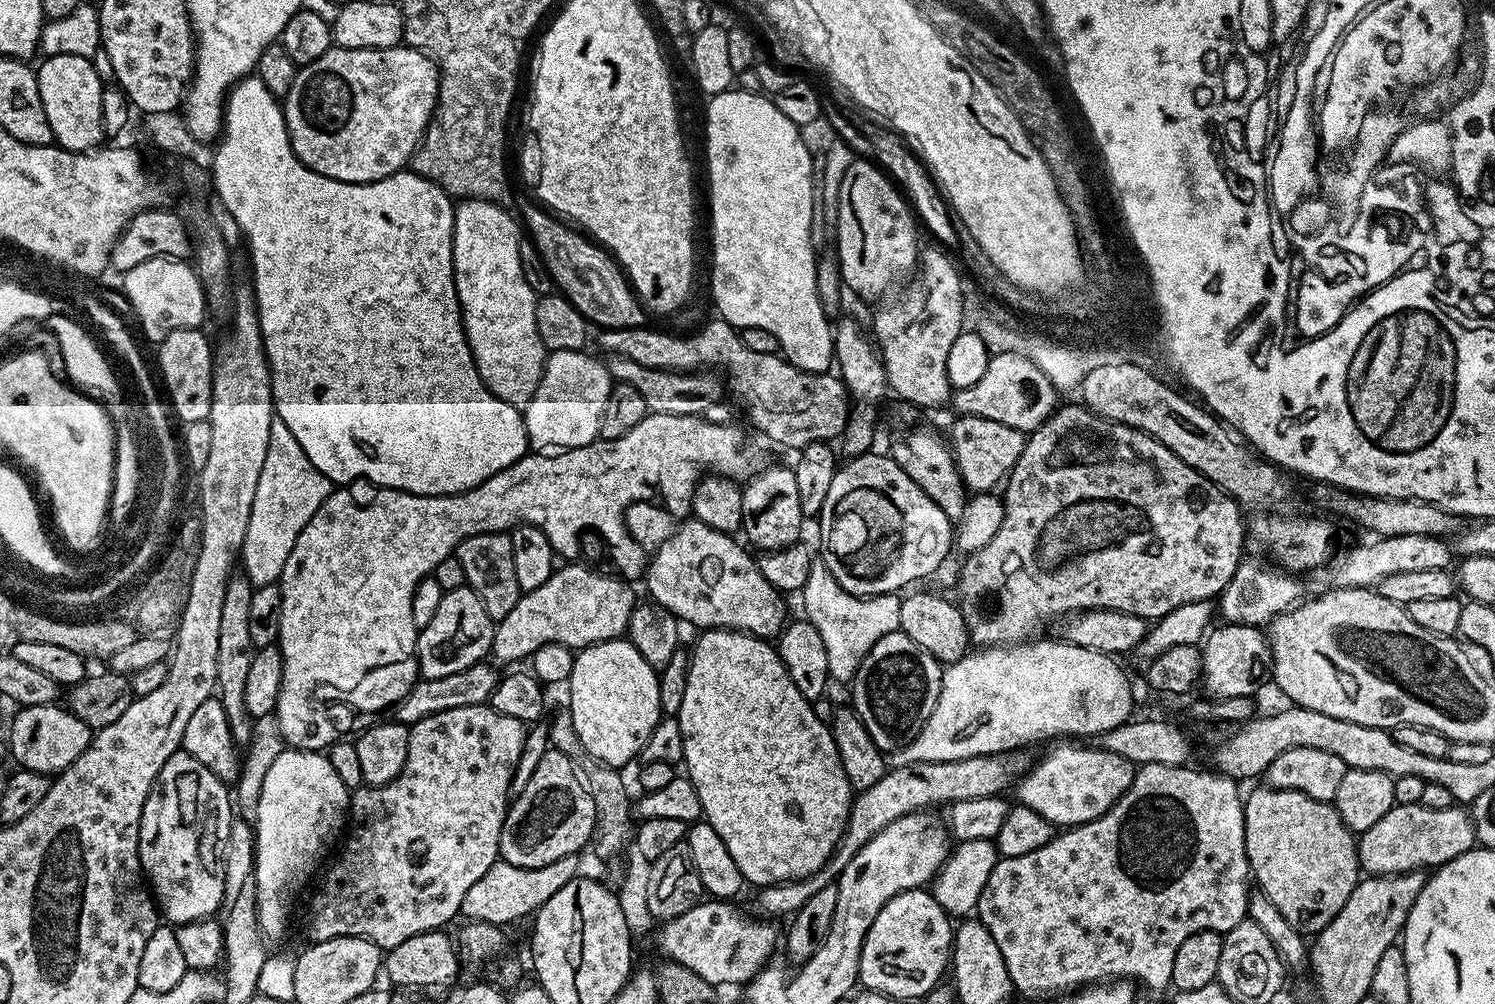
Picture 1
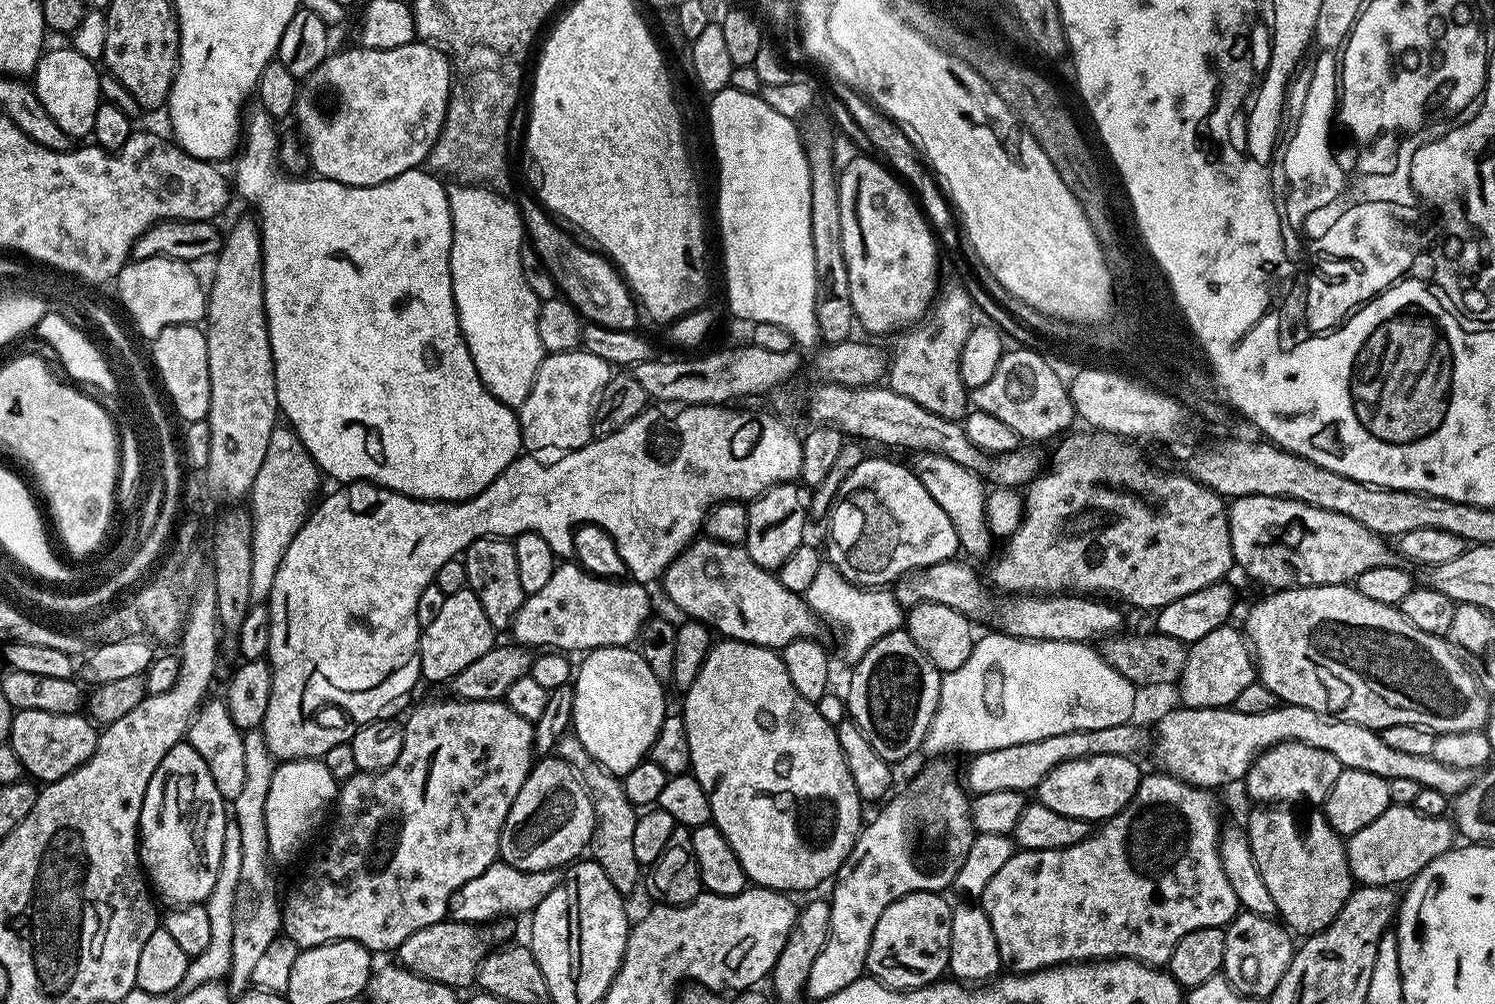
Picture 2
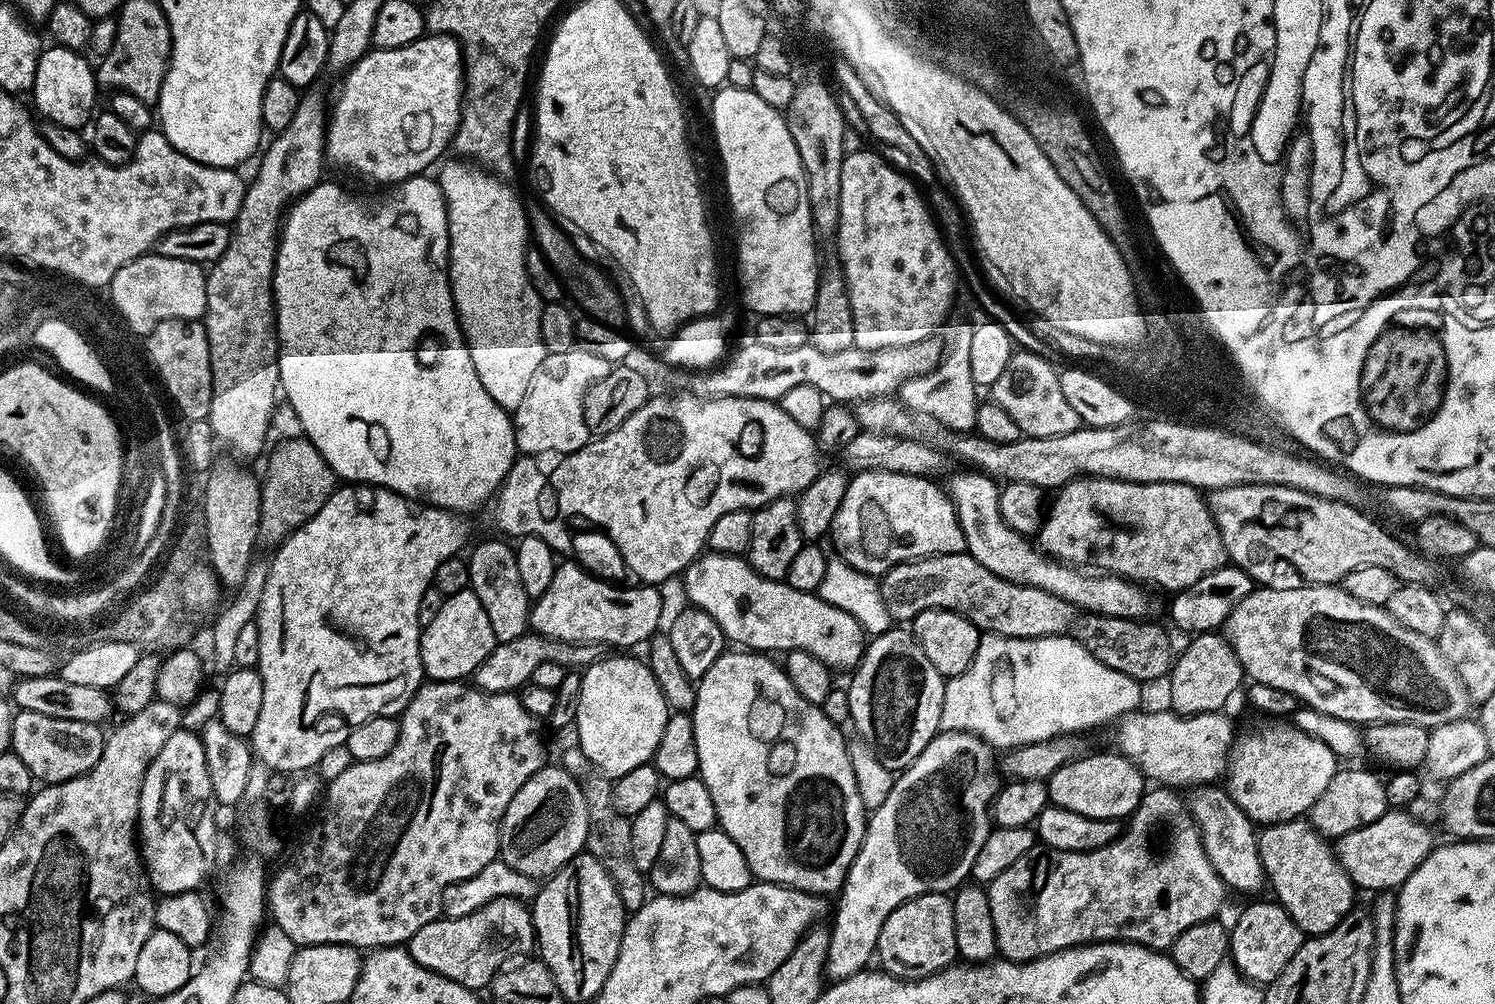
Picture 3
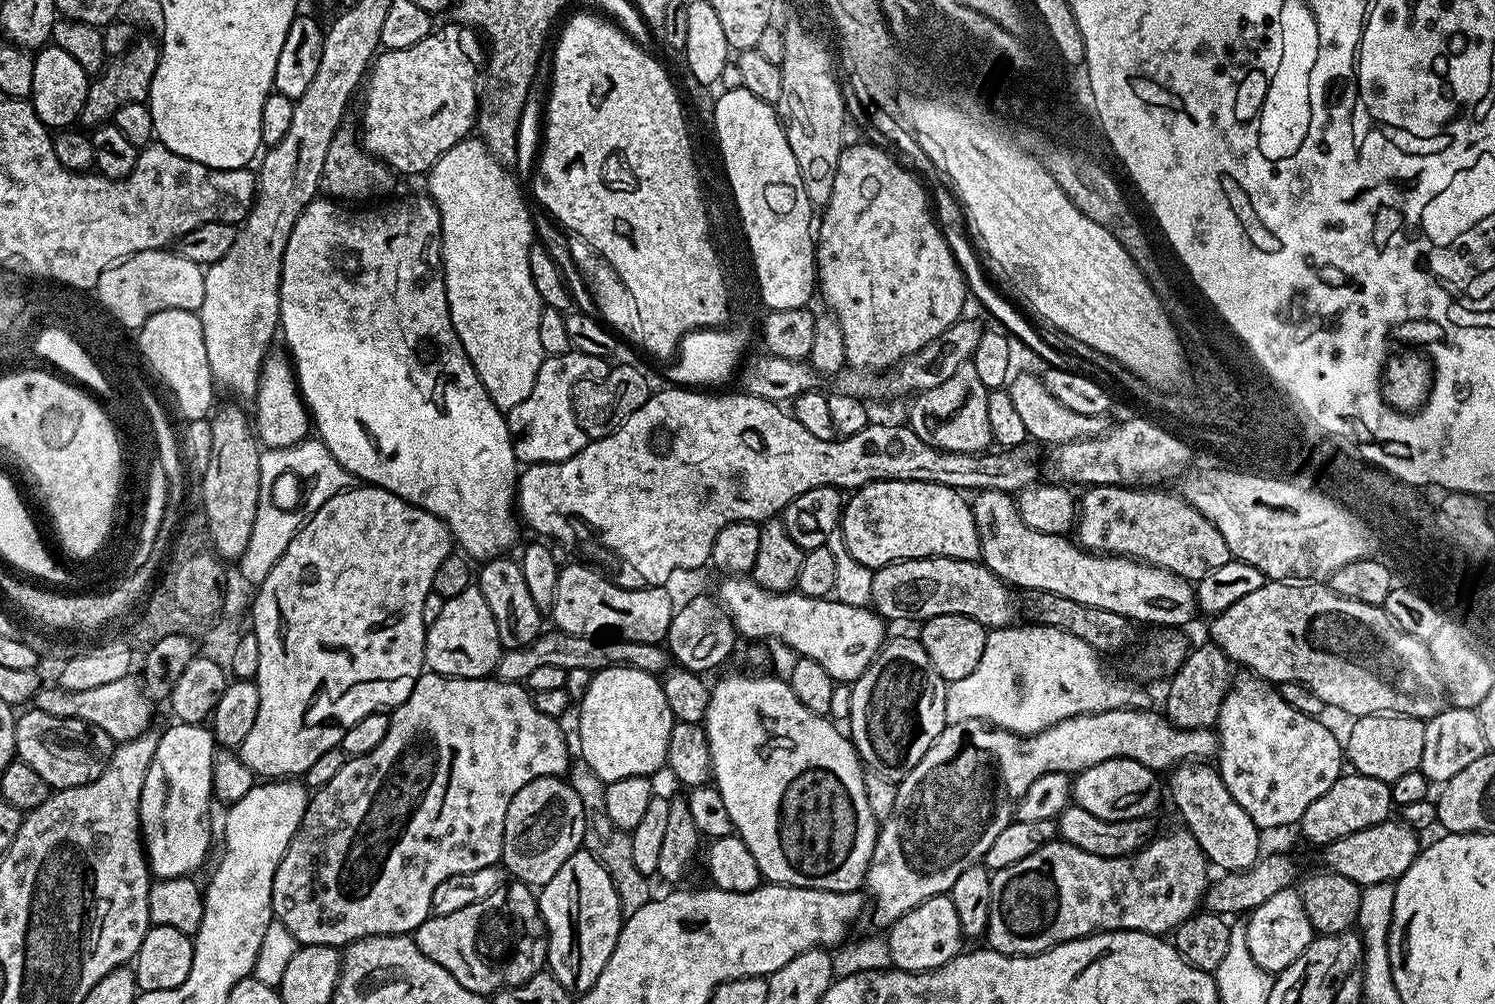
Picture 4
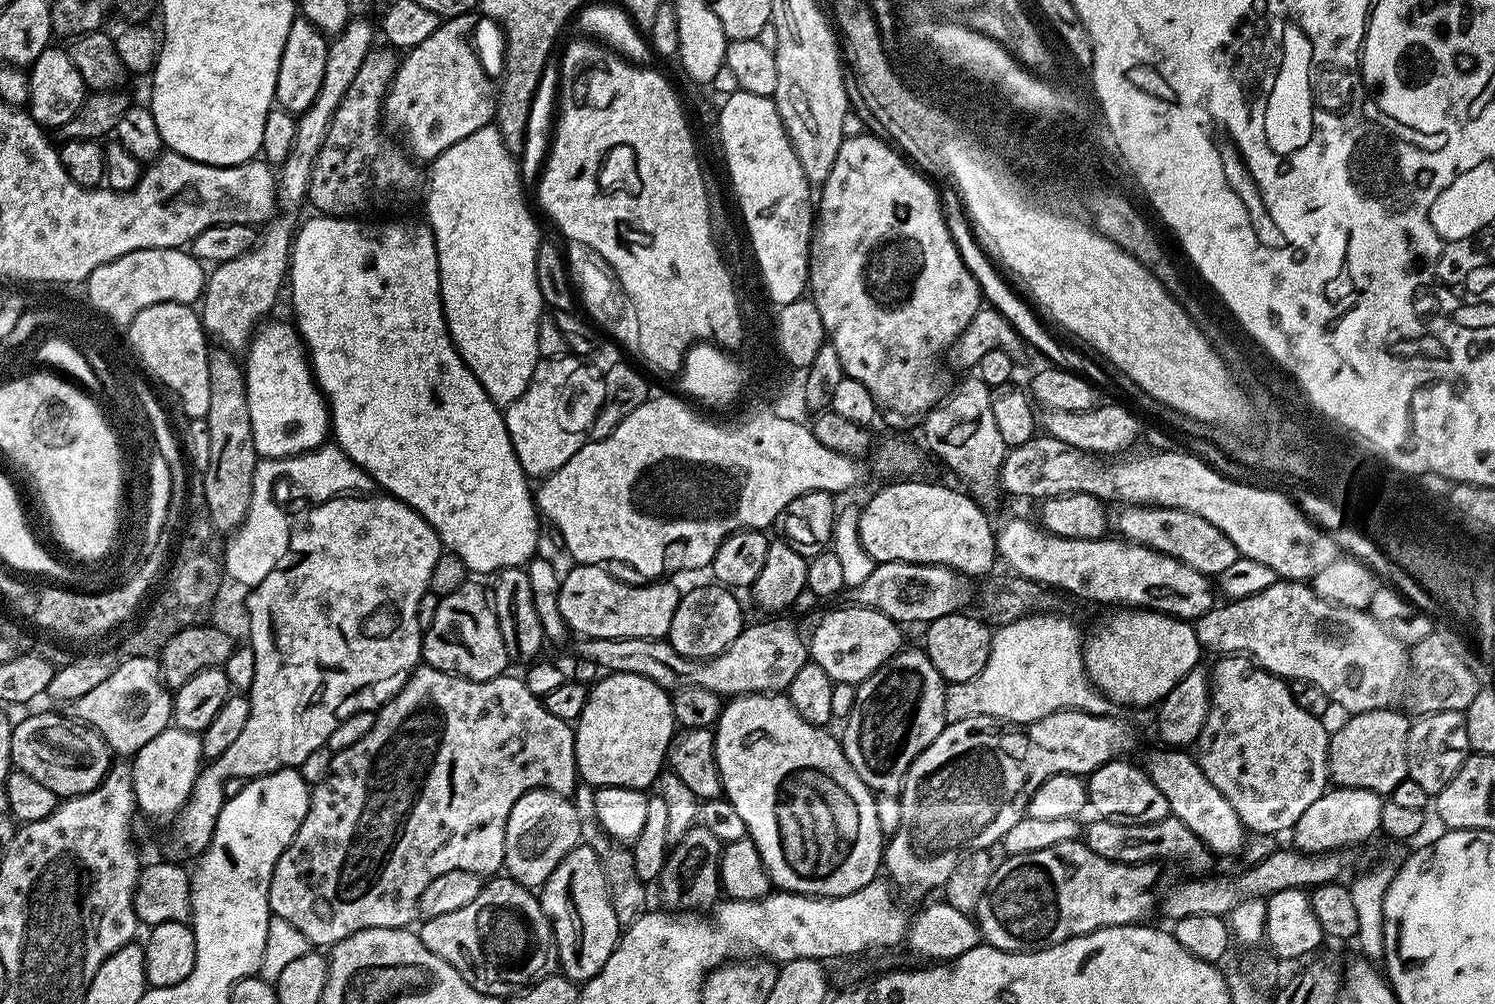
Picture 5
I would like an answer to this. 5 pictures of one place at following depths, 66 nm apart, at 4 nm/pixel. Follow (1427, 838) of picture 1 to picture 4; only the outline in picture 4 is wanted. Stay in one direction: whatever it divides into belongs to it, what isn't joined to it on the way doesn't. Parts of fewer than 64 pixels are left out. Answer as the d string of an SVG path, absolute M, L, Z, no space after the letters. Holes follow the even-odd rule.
M1387 820L1325 845L1321 849L1321 867L1339 876L1350 878L1362 888L1374 884L1388 884L1398 880L1412 864L1420 849L1417 839L1417 833L1406 824Z

